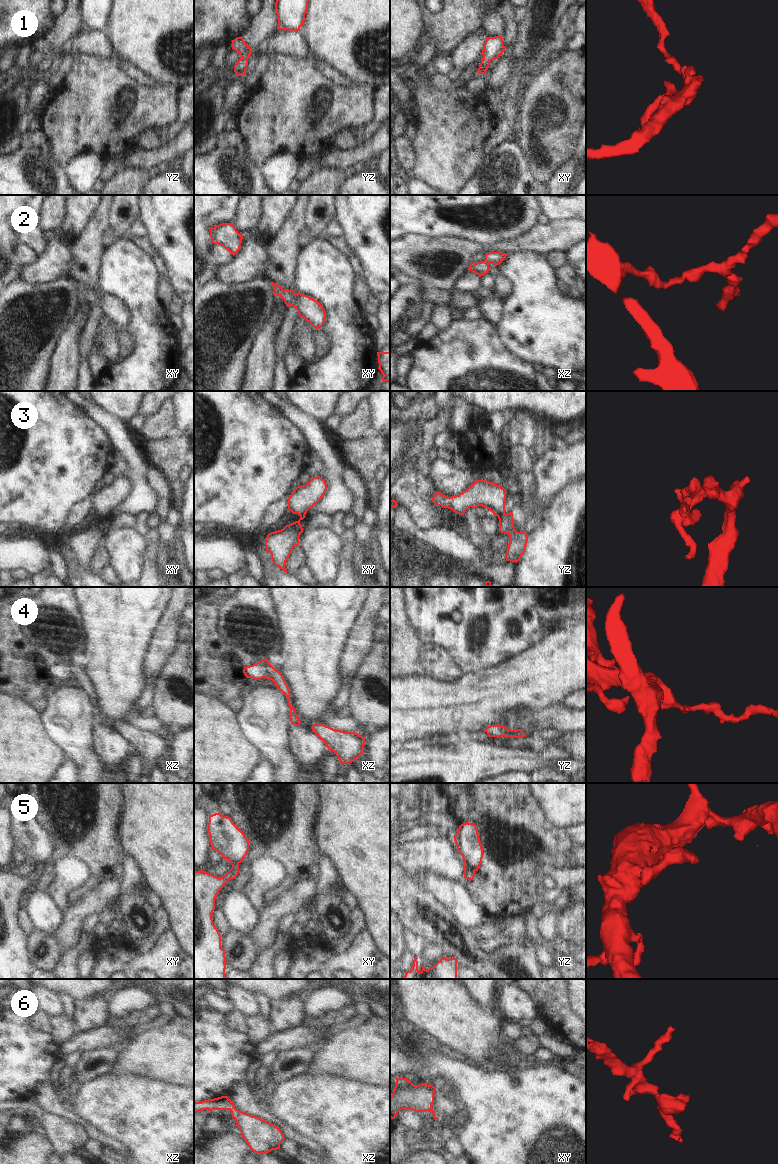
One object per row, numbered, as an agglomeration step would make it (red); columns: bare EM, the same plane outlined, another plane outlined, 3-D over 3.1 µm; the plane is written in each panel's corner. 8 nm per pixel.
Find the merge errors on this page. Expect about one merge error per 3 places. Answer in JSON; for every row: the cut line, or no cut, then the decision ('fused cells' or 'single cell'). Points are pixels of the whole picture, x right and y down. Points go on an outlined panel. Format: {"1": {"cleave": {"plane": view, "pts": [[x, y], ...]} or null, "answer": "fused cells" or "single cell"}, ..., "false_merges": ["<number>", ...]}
{"1": {"cleave": null, "answer": "single cell"}, "2": {"cleave": null, "answer": "single cell"}, "3": {"cleave": {"plane": "yz", "pts": [[504, 512], [497, 516]]}, "answer": "fused cells"}, "4": {"cleave": null, "answer": "single cell"}, "5": {"cleave": {"plane": "yz", "pts": [[463, 862], [474, 871]]}, "answer": "fused cells"}, "6": {"cleave": null, "answer": "single cell"}, "false_merges": ["3", "5"]}

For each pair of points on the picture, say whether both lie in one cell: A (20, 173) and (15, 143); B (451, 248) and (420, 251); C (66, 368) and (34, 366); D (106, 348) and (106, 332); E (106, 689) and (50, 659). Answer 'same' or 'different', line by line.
A: different
B: same
C: different
D: same
E: different

